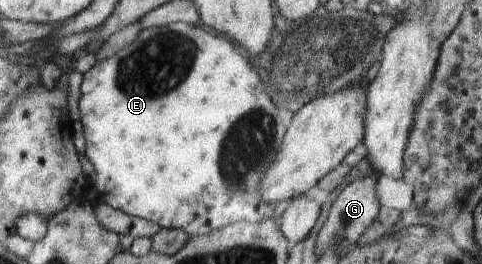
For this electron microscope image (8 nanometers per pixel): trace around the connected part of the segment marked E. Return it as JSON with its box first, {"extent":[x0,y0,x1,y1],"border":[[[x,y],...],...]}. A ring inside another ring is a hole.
{"extent":[78,22,287,236],"border":[[[173,22],[164,26],[141,30],[135,41],[115,53],[110,59],[96,61],[89,71],[83,74],[81,83],[81,98],[78,107],[86,141],[85,155],[93,164],[95,181],[90,180],[91,186],[101,195],[102,203],[114,207],[131,217],[153,221],[162,228],[175,228],[190,236],[206,234],[237,222],[257,223],[269,219],[275,211],[276,203],[262,200],[260,184],[264,175],[271,167],[280,150],[287,127],[281,125],[277,107],[265,93],[265,85],[259,79],[259,73],[249,65],[249,61],[235,49],[233,41],[215,33],[209,33],[201,27],[193,27],[183,22]]]}

